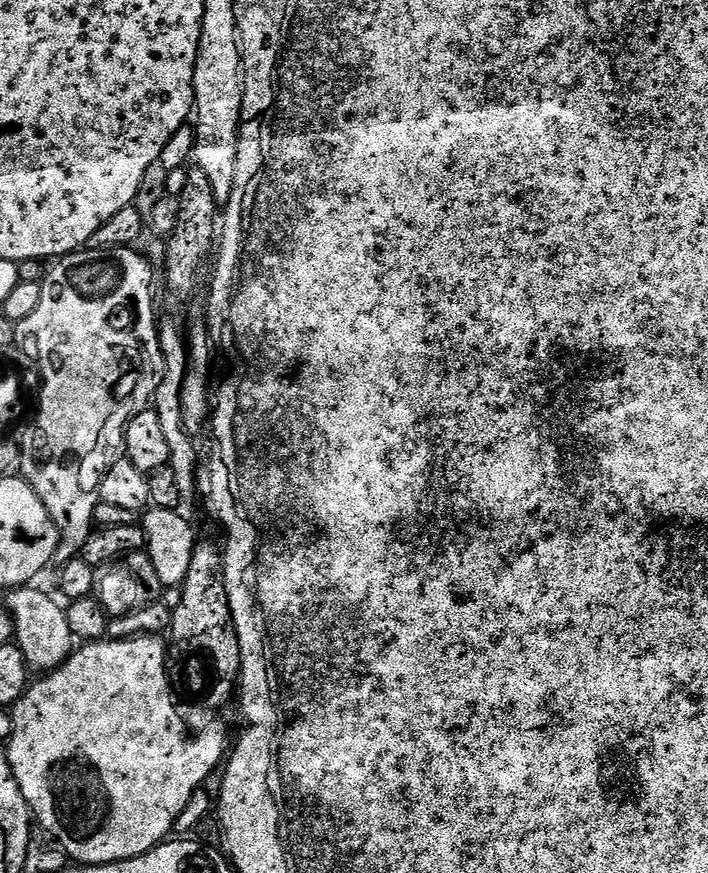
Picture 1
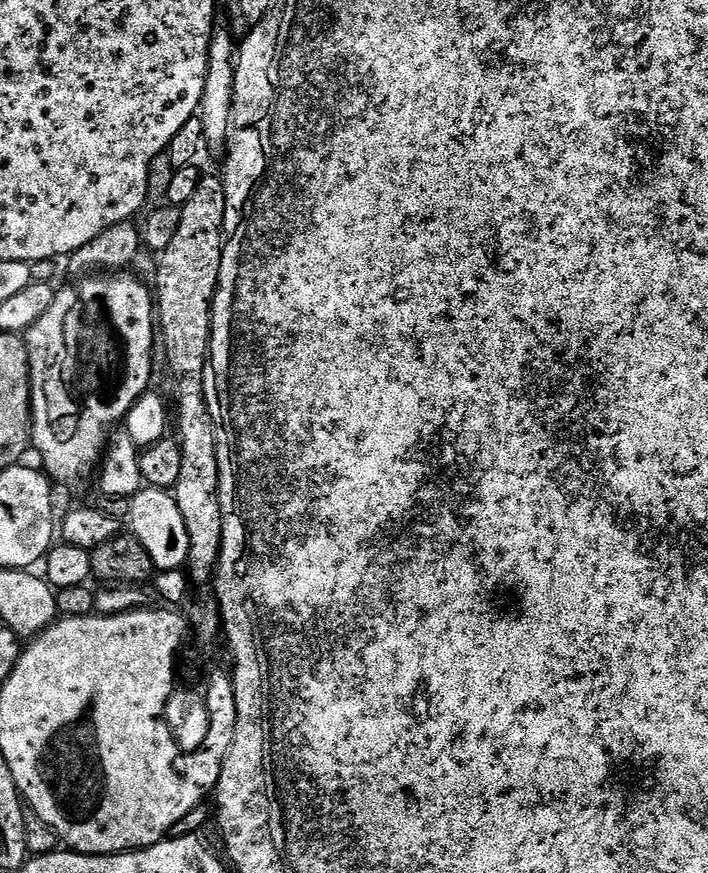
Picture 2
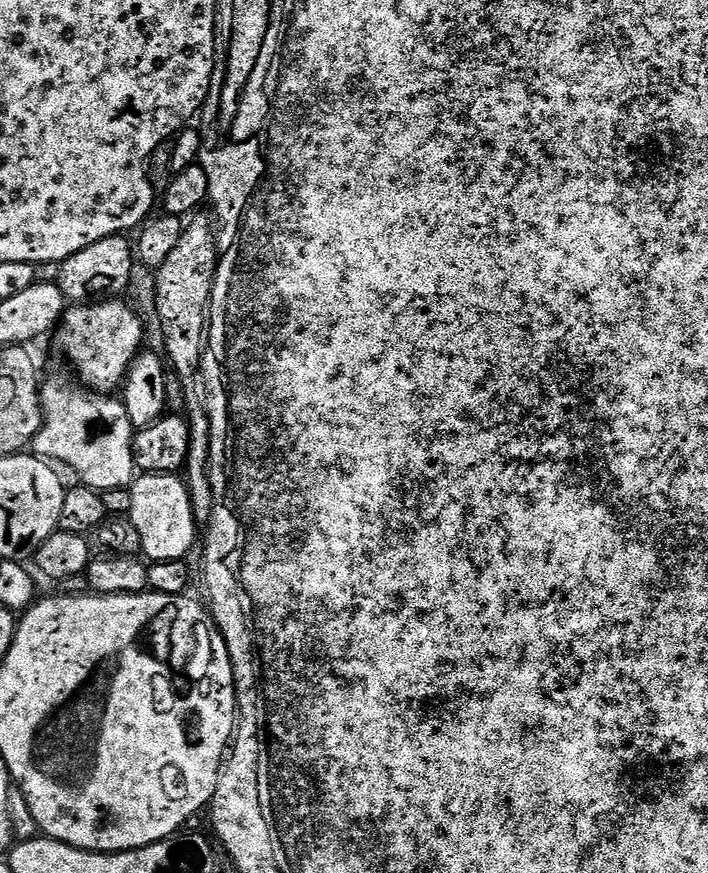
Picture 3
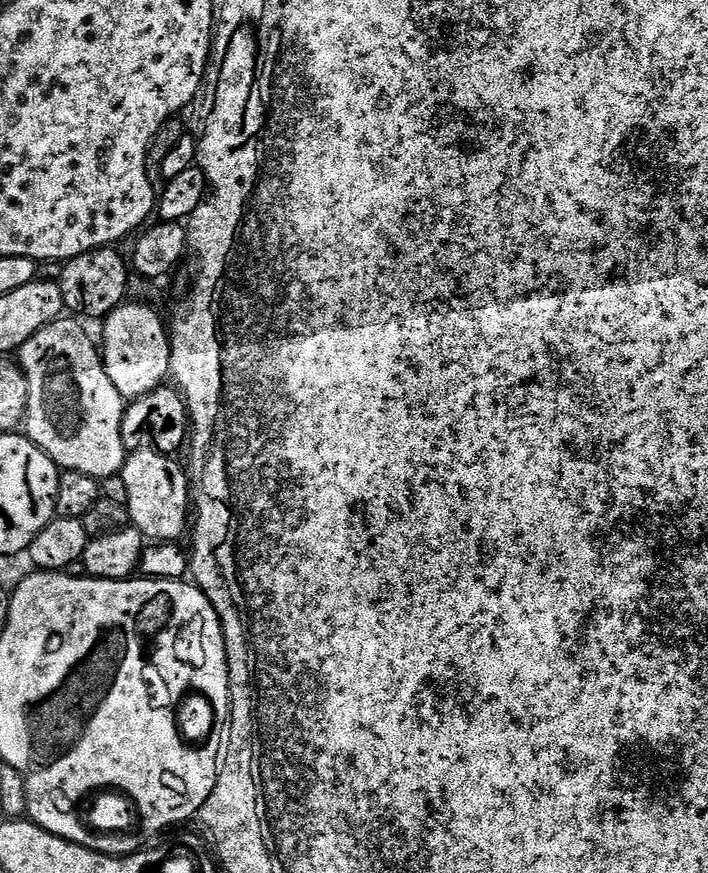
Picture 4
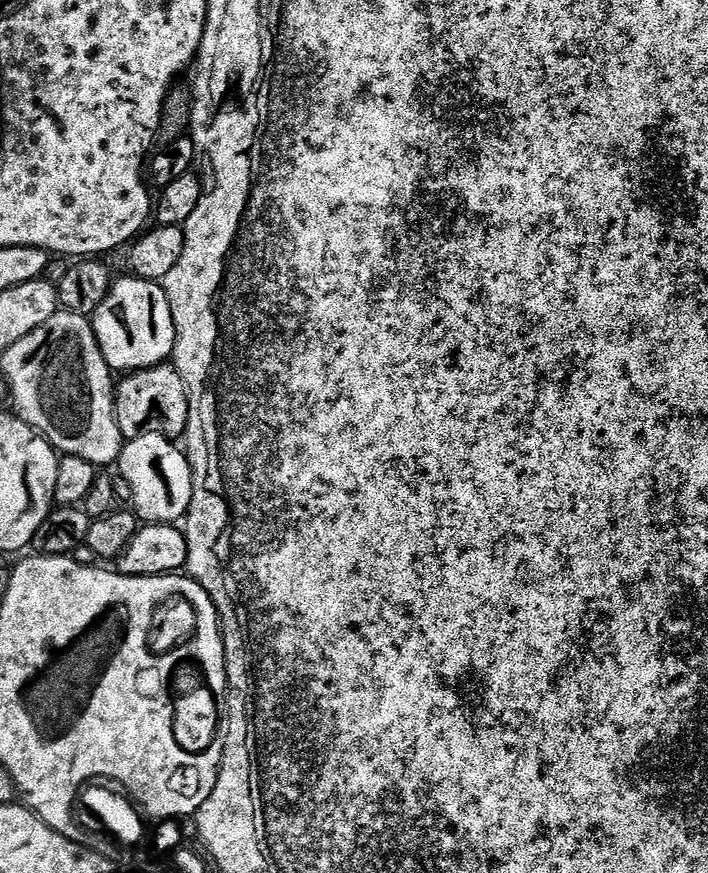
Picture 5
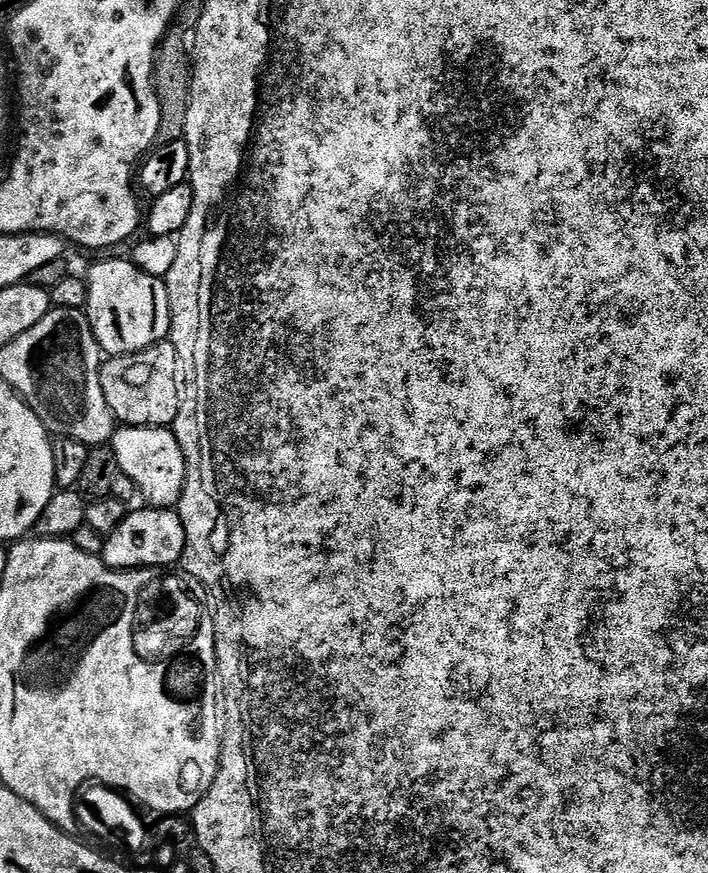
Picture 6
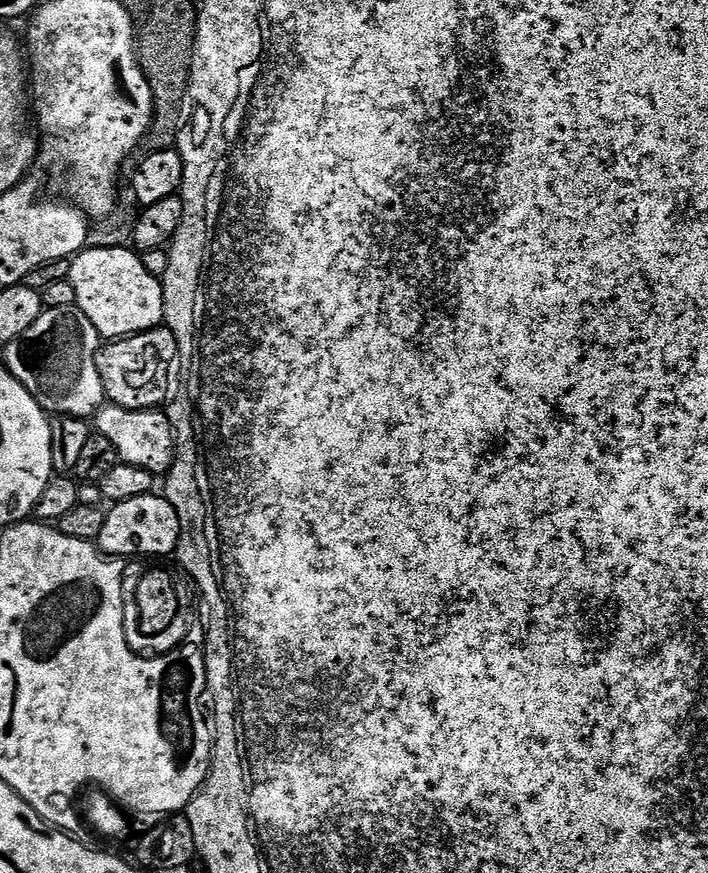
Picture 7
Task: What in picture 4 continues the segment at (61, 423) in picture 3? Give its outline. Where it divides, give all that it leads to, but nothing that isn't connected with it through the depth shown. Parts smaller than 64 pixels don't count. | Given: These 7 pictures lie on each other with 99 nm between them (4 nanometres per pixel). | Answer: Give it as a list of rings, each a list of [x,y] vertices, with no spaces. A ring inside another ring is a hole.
[[[61,318],[46,325],[18,353],[20,369],[28,377],[28,414],[22,425],[28,439],[33,440],[64,472],[77,472],[107,482],[124,471],[126,449],[122,442],[122,418],[126,399],[118,392],[104,368],[97,341],[88,337],[76,318]]]

